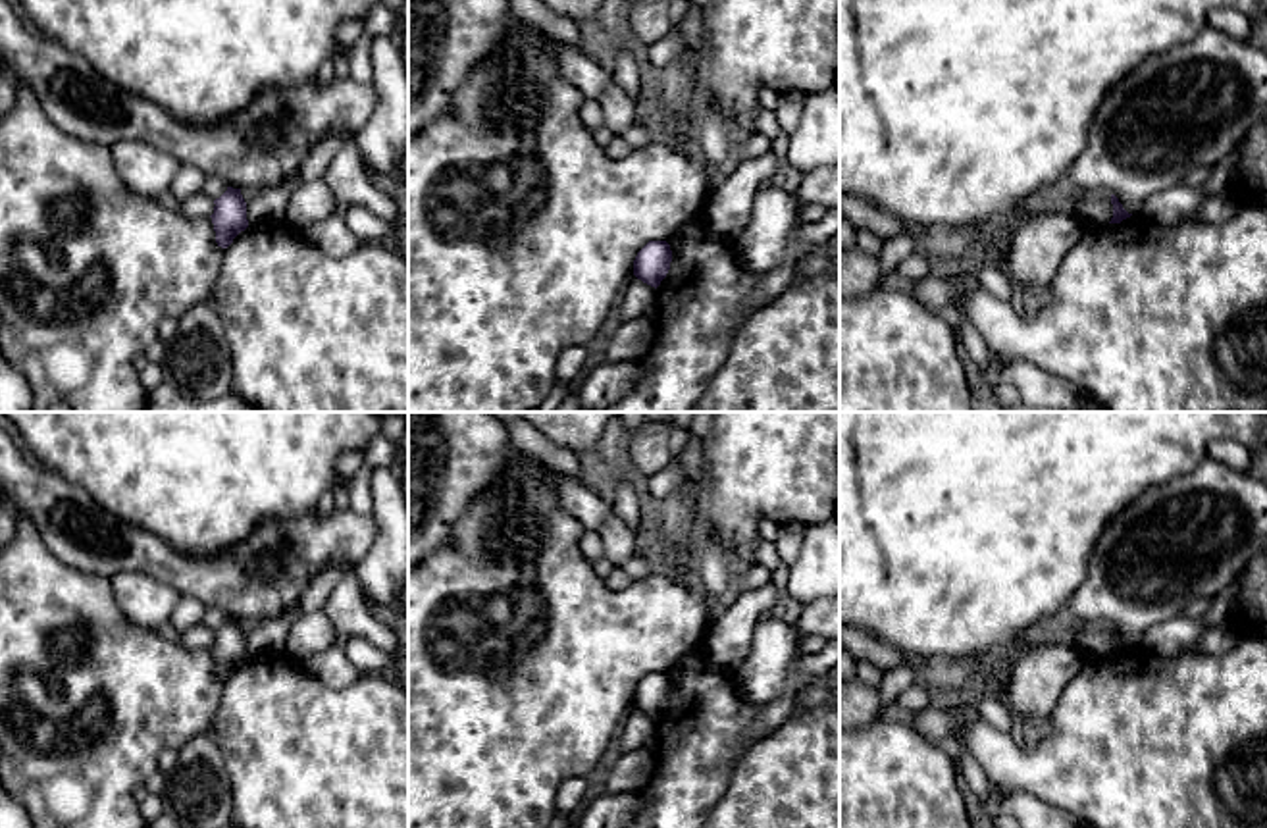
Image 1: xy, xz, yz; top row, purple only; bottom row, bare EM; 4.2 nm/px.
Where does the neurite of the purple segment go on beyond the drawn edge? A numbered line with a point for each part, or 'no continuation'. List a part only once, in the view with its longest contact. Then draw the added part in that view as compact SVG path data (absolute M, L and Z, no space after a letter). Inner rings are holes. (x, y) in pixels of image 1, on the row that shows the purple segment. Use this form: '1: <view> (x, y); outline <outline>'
no continuation

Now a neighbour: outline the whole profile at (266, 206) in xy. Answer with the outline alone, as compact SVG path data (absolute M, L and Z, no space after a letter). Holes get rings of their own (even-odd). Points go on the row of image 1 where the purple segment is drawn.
M331 133L322 139L302 162L300 169L287 181L258 191L246 202L248 225L281 225L289 196L300 181L322 179L337 150L343 146L345 135Z

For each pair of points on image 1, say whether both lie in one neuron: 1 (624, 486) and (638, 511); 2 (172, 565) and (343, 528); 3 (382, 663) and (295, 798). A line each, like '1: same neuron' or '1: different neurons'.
1: same neuron
2: same neuron
3: different neurons

